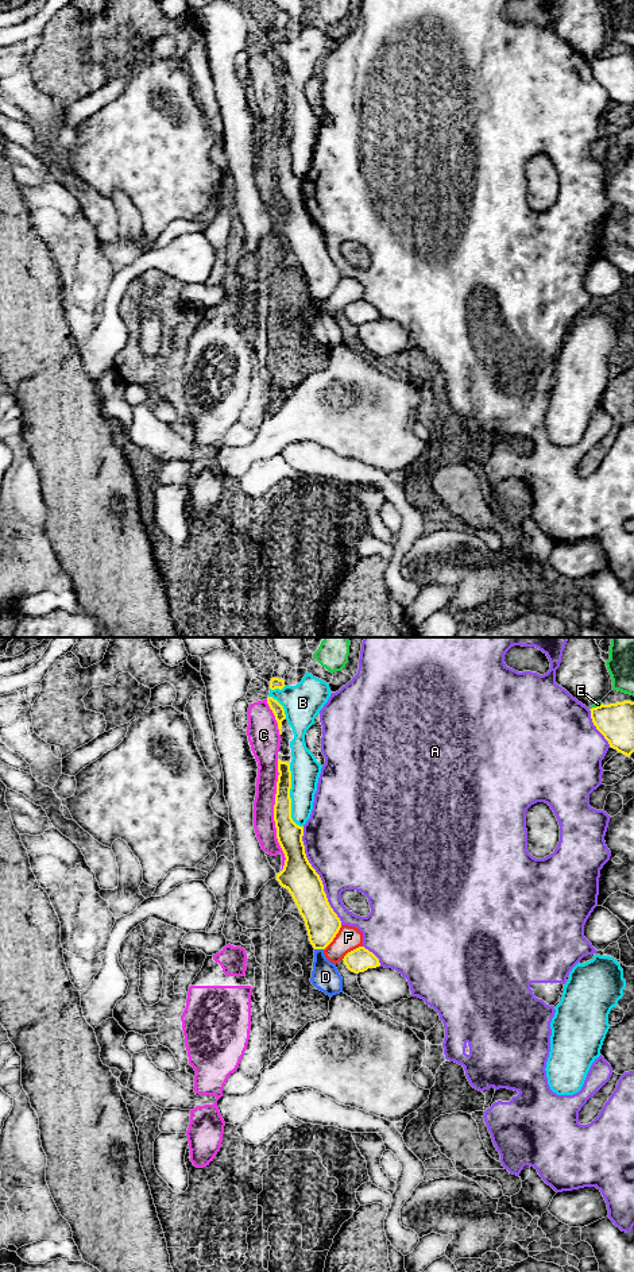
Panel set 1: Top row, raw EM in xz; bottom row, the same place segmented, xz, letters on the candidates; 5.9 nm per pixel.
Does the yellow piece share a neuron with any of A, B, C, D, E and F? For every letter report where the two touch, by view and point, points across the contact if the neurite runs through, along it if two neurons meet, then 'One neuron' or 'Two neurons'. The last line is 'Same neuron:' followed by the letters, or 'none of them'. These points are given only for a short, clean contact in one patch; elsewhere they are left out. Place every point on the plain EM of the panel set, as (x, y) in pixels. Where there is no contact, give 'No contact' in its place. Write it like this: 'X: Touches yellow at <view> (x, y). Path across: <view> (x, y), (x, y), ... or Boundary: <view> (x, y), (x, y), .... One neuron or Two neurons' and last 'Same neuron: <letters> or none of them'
A: Touches yellow at xz (319, 227). Two neurons
B: Touches yellow at xz (289, 149). Two neurons
C: Touches yellow at xz (274, 168). Two neurons
D: Touches yellow at xz (319, 300). Boundary: xz (314, 300), (323, 301). Two neurons
E: Touches yellow at xz (596, 58). Two neurons
F: Touches yellow at xz (335, 288). Two neurons
Same neuron: none of them

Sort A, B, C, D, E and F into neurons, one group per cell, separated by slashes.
A / B / C / D / E / F

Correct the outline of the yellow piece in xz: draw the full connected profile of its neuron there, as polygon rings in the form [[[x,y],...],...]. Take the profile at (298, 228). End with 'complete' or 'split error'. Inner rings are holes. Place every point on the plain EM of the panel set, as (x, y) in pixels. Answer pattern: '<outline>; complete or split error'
[[[278,111],[278,124],[274,173],[286,212],[283,221],[277,226],[277,232],[289,242],[298,258],[313,300],[325,301],[339,285],[341,273],[328,254],[320,227],[306,209],[304,178],[291,170],[290,115]]]; complete

